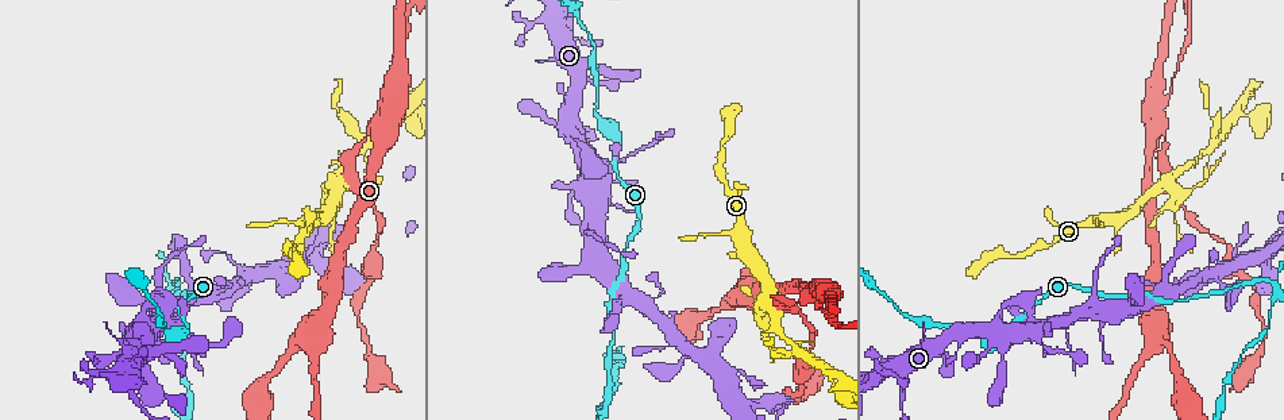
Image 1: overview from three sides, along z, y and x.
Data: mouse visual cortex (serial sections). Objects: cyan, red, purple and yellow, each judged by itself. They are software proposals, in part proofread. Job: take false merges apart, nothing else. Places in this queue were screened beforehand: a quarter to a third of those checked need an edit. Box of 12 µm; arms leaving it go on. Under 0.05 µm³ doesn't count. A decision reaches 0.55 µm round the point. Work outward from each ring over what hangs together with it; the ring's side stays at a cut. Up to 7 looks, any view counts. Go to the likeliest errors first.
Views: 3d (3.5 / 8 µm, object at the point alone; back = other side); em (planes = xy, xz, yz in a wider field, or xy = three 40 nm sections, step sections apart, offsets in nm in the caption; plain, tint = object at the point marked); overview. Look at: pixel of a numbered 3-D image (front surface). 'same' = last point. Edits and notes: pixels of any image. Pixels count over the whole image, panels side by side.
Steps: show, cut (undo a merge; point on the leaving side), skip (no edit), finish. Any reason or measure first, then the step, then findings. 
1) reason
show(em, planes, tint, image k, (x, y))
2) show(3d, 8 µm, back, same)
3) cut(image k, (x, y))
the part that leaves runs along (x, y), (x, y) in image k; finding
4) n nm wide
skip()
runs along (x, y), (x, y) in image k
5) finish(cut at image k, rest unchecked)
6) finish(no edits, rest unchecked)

sharp bend
show(3d, 3.5 µm, image 1, (1269, 283))

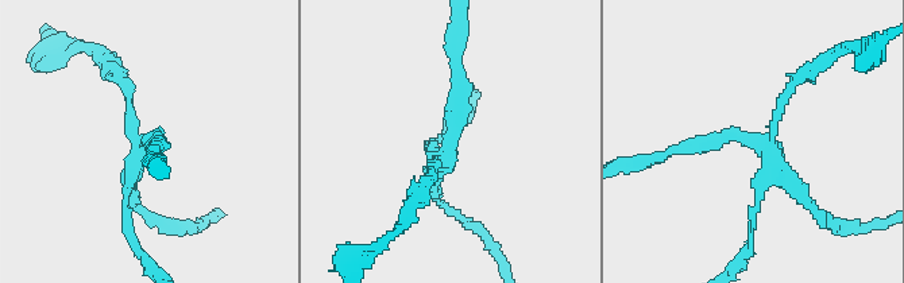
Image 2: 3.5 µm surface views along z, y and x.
4 arms; arms of 100, 150, 150, 200 nm
show(em, xy, step 5, tint, image 2, (148, 140))

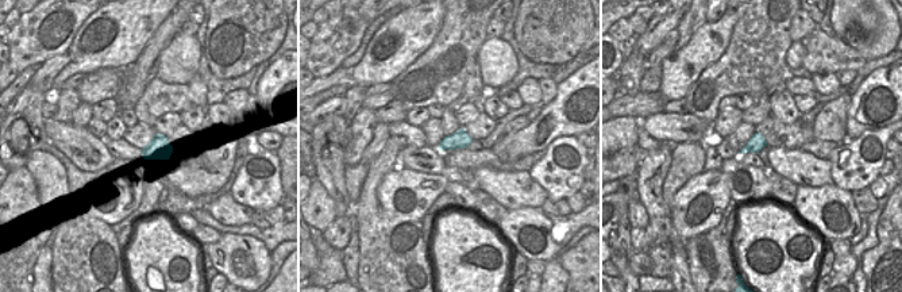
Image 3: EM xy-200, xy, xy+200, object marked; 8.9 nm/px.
cut(image 2, (127, 229))
the part that leaves runs along (134, 169), (126, 190), (130, 236), (154, 272) in image 2; a second cell is stuck on

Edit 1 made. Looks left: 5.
a fork
show(3d, 3.5 µm, back, image 1, (379, 137))

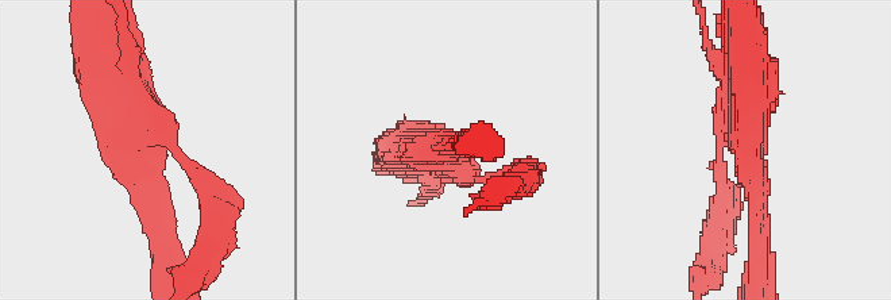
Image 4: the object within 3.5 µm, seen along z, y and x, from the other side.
now the EM
show(em, xy, step 2, tint, image 4, (747, 144))

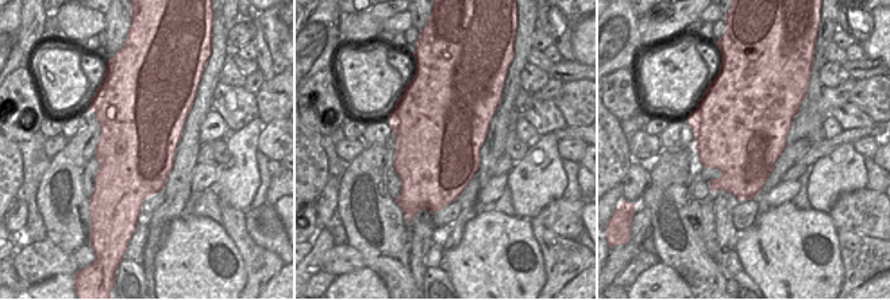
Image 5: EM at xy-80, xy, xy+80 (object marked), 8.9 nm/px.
cut(image 4, (195, 170))
the part that leaves runs along (154, 133), (216, 199), (212, 233) in image 4; a second cell is stuck on

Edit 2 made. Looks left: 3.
show(overview)

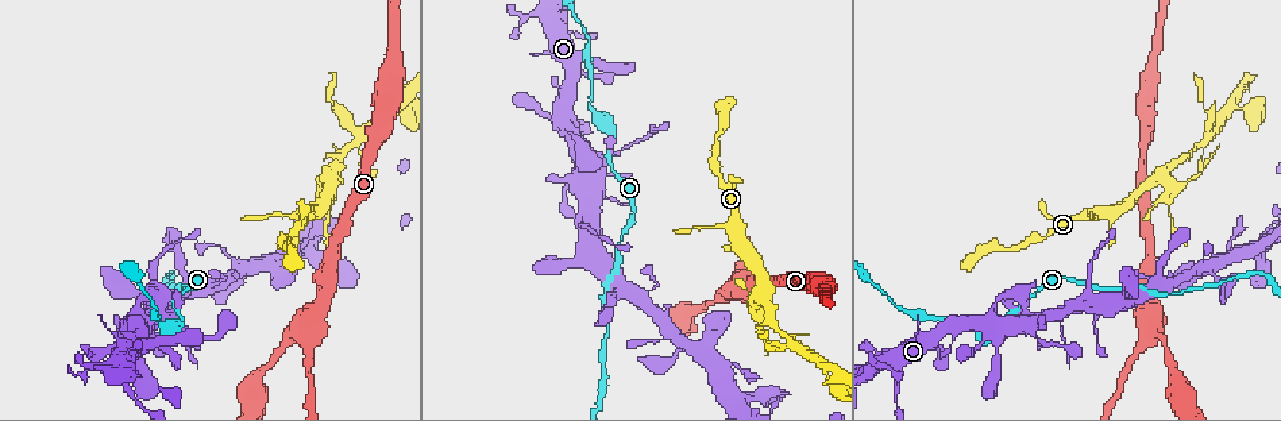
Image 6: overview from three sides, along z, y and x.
branch point
show(3d, 3.5 µm, image 6, (1210, 135))

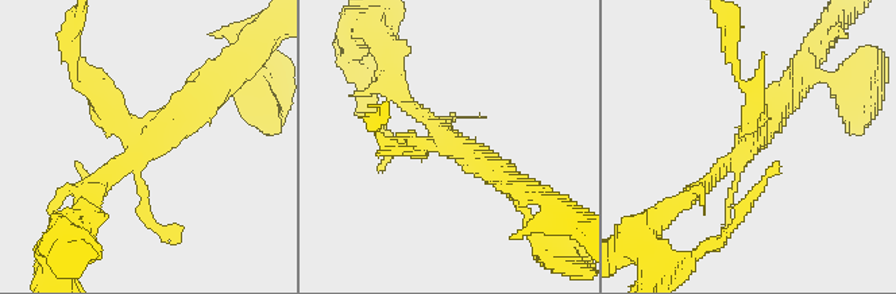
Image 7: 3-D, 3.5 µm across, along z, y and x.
need the tissue
show(em, planes, tint, image 7, (748, 143))

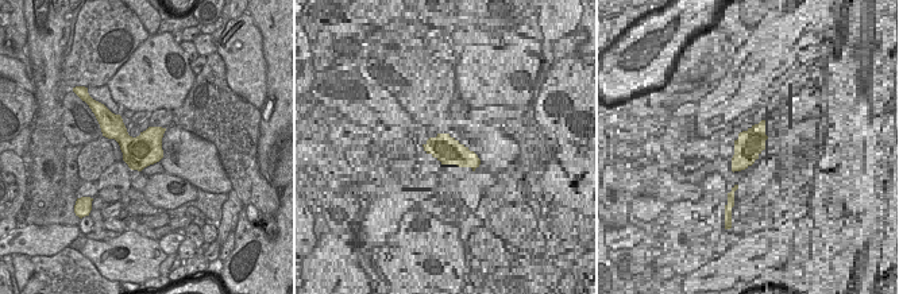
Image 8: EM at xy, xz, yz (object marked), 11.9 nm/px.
380 nm wide
cut(image 7, (756, 95))
the part that leaves runs along (753, 124), (729, 30) in image 7; two cells meet here

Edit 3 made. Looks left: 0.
finish(cut at image 2, cut at image 4, cut at image 7, rest unchecked)

